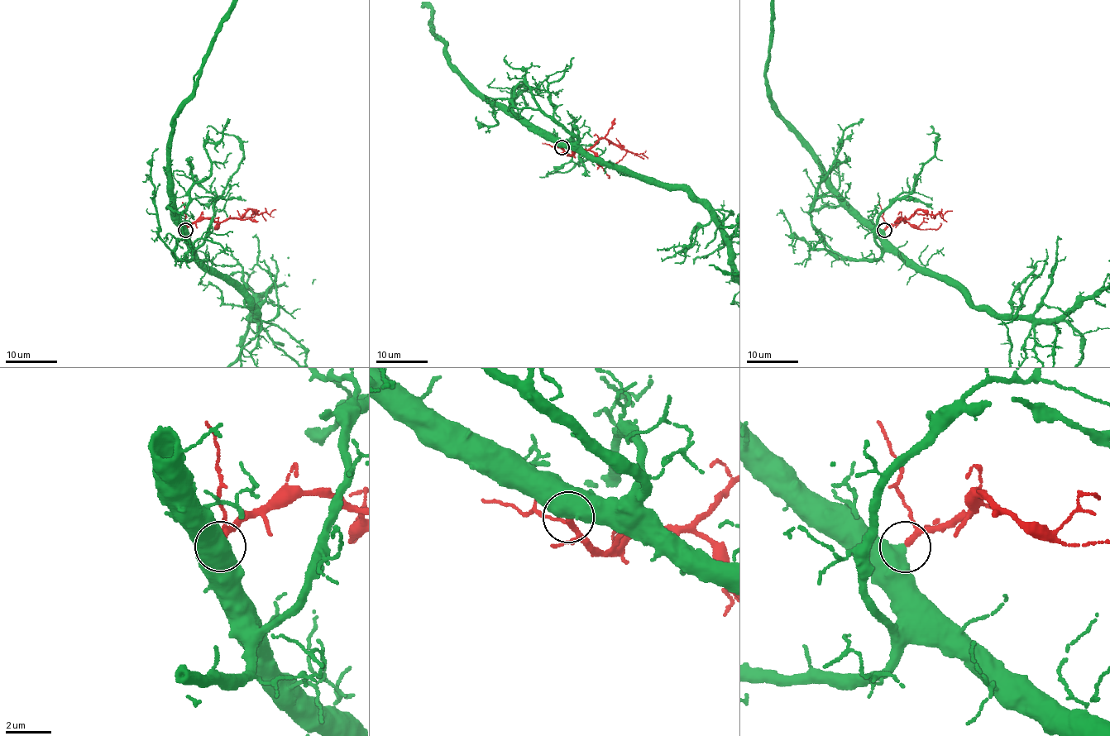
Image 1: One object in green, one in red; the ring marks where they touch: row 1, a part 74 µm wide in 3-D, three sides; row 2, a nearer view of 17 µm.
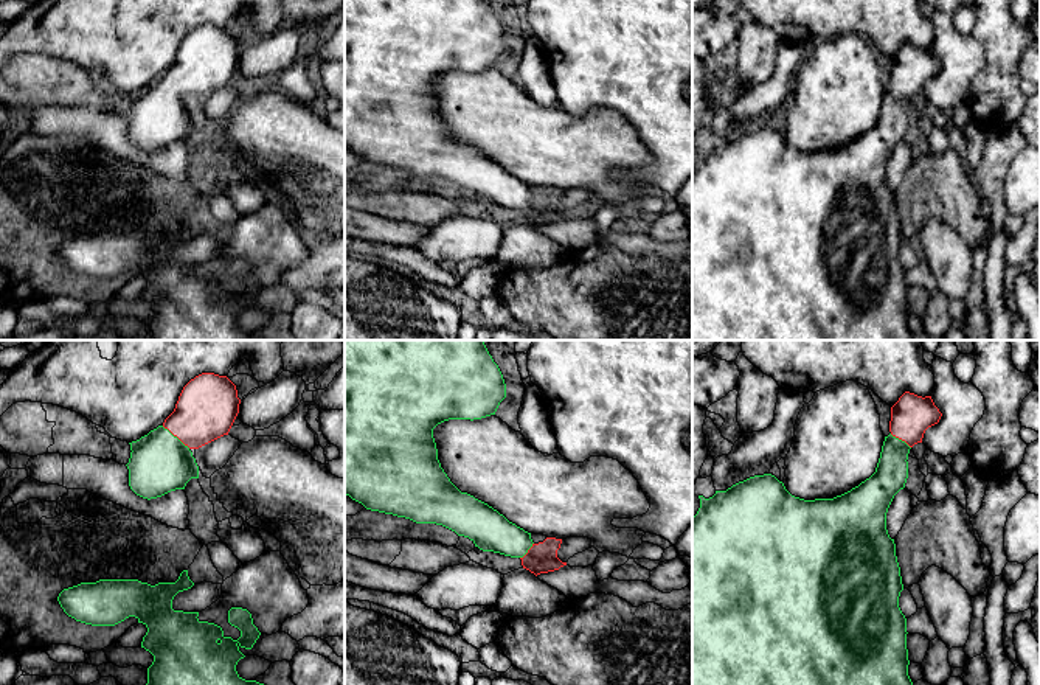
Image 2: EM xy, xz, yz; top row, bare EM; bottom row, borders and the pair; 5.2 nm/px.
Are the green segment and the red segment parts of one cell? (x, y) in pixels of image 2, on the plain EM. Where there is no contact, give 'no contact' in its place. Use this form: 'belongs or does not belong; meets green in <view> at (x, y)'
belongs; meets green in xy at (176, 89)

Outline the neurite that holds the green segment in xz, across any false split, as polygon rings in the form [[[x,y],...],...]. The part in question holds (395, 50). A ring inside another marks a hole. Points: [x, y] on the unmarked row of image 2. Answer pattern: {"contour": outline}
{"contour": [[[345,0],[345,146],[366,162],[442,177],[469,190],[483,203],[520,210],[536,228],[567,217],[557,210],[562,191],[534,196],[531,185],[509,174],[487,155],[461,144],[438,112],[433,81],[449,71],[481,71],[495,67],[506,50],[506,36],[487,0]]]}

